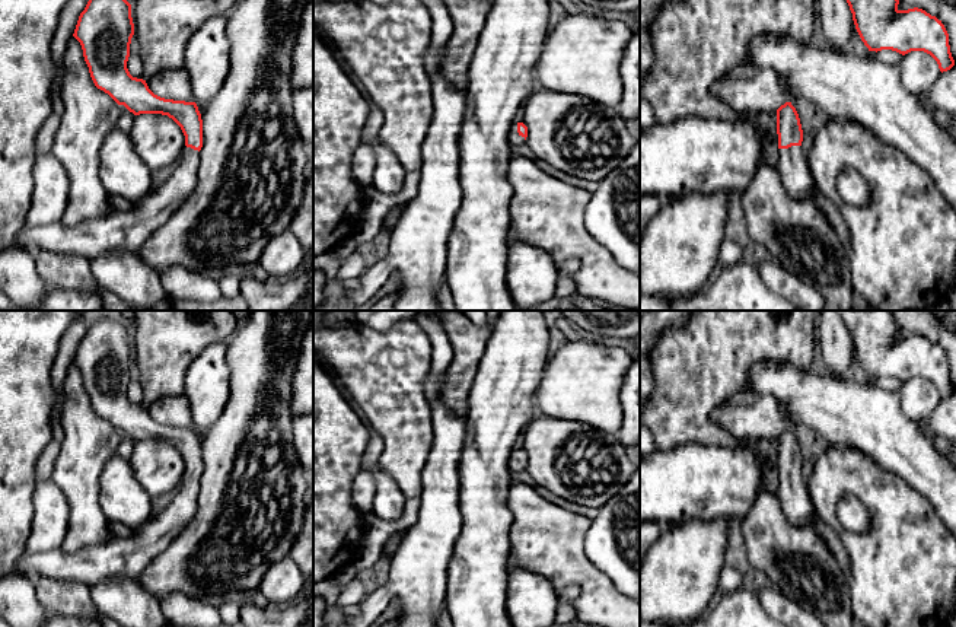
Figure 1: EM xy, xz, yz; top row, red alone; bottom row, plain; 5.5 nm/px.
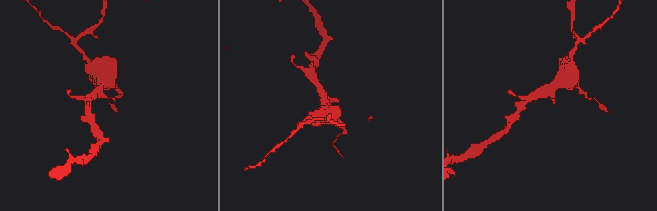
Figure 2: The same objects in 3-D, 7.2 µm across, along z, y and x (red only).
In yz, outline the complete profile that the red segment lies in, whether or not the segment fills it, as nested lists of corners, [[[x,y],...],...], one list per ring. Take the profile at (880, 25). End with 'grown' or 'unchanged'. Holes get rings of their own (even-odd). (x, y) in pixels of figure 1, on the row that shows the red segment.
[[[847,0],[847,3],[853,13],[855,29],[869,51],[892,50],[902,55],[911,51],[924,51],[937,61],[941,73],[955,66],[949,34],[936,16],[918,7],[899,10],[899,0]]]; unchanged

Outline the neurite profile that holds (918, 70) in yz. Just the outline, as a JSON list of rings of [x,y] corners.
[[[911,51],[898,63],[902,86],[921,98],[927,96],[933,82],[941,73],[937,61],[924,51]]]

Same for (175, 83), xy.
[[[185,67],[162,70],[147,77],[146,83],[160,98],[194,102],[191,77]]]

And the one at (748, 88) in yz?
[[[752,64],[729,70],[711,92],[737,112],[772,112],[793,99],[778,71]]]

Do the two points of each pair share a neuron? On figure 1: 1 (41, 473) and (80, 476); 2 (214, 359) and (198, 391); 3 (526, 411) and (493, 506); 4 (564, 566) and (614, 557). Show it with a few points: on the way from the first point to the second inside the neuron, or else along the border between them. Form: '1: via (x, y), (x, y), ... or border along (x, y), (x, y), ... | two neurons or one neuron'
1: border along (60, 441), (60, 452), (50, 477) | two neurons
2: via (214, 366), (206, 384) | one neuron
3: via (503, 435), (493, 445), (493, 483) | one neuron
4: border along (589, 528), (585, 553), (614, 588) | two neurons

